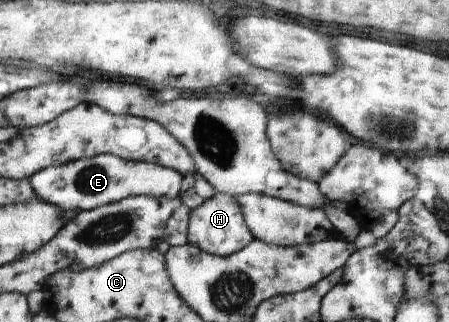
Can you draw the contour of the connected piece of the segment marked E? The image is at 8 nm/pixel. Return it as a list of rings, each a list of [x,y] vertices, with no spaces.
[[[114,154],[82,158],[61,166],[50,165],[29,178],[42,201],[57,204],[62,211],[94,210],[130,196],[178,198],[183,175],[173,169],[148,162],[123,160]]]

